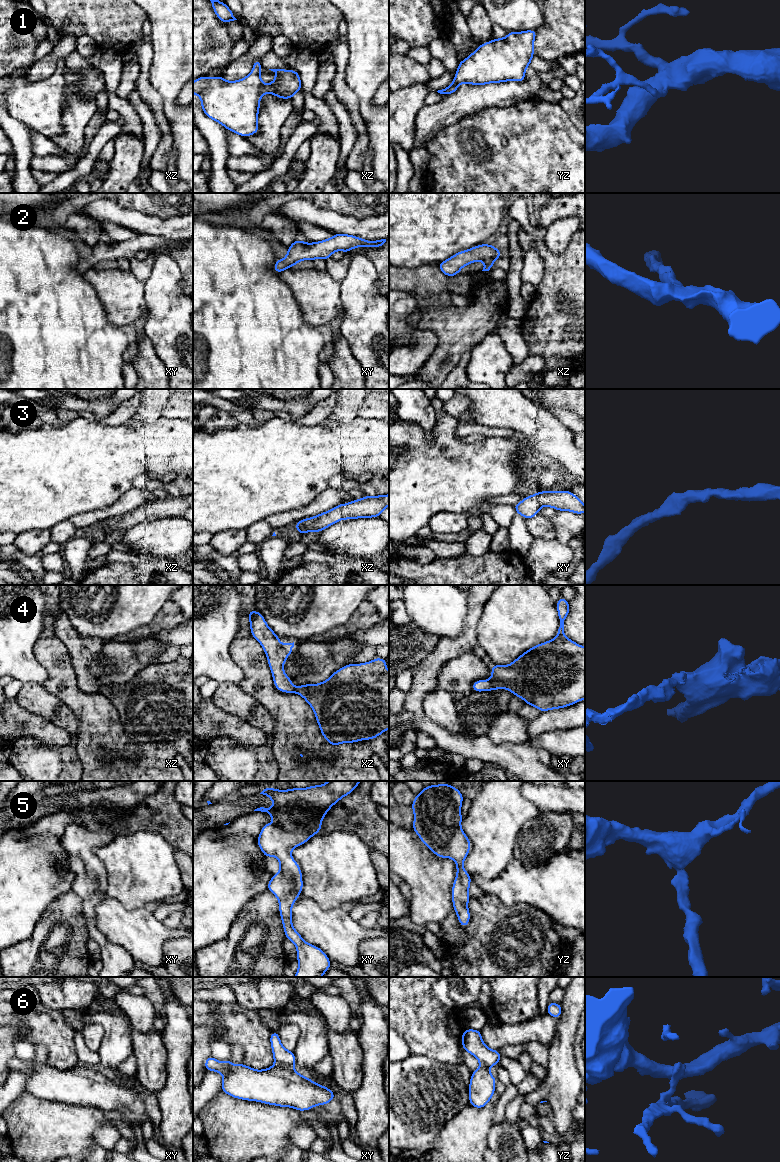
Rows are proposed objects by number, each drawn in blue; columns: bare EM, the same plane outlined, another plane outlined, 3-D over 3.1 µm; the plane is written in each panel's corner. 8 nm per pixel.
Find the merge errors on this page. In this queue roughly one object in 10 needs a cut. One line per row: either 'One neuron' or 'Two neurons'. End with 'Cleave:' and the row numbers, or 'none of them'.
1: One neuron
2: One neuron
3: One neuron
4: One neuron
5: One neuron
6: Two neurons
Cleave: 6

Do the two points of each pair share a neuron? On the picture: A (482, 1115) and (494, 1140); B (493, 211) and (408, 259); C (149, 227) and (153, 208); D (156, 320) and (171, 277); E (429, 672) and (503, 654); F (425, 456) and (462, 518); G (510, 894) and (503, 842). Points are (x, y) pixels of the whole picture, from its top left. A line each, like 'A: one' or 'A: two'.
A: two
B: one
C: two
D: one
E: two
F: two
G: two

